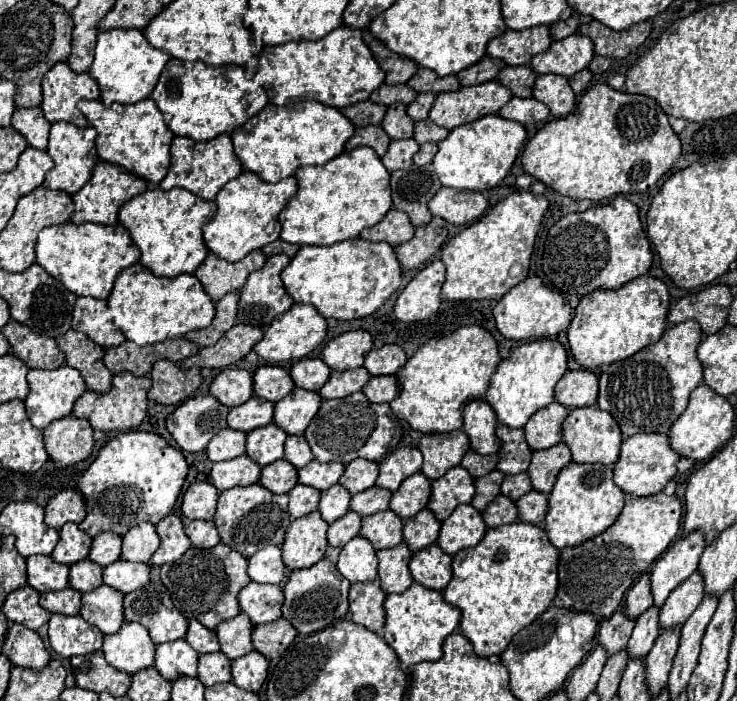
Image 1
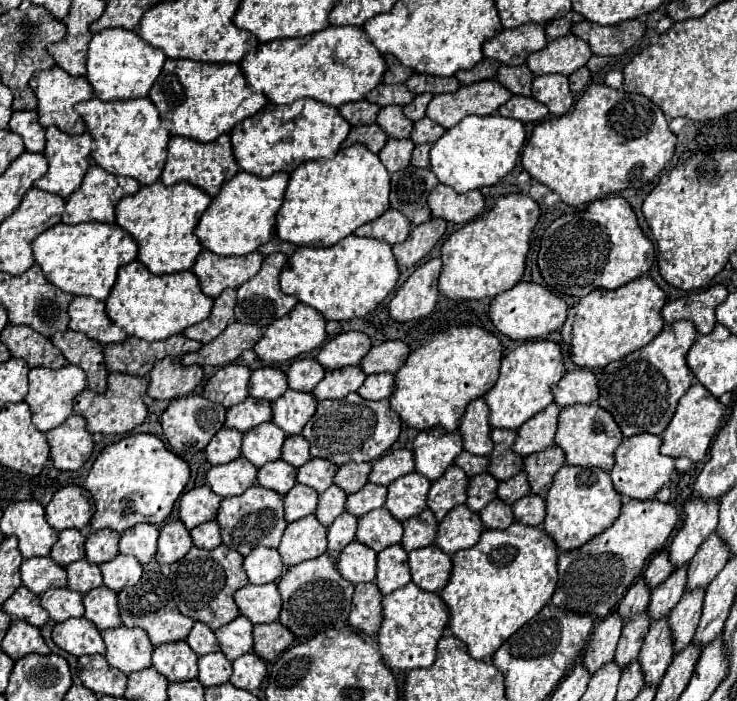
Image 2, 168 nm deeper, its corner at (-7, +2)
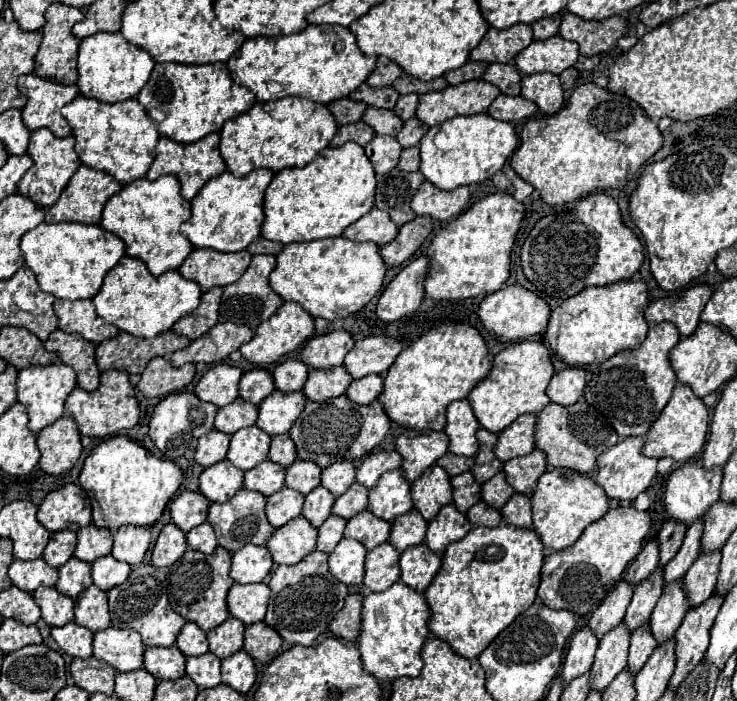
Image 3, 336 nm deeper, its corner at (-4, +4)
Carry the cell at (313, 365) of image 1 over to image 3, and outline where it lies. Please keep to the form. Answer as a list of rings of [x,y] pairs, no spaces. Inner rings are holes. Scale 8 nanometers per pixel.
[[[286,360],[274,370],[274,384],[280,392],[298,392],[302,390],[308,378],[308,366],[300,360]]]

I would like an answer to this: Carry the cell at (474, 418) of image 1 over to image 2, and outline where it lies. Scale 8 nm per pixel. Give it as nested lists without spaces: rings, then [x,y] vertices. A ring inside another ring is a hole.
[[[485,398],[469,402],[467,412],[461,418],[459,432],[463,434],[465,450],[479,456],[489,456],[493,452],[491,426],[489,426],[489,406]]]

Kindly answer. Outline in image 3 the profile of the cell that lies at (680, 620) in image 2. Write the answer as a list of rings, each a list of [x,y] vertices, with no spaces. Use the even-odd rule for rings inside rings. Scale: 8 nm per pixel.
[[[720,550],[712,554],[700,554],[696,562],[690,566],[688,574],[684,576],[684,590],[690,600],[690,606],[698,606],[706,602],[714,588],[720,568]]]

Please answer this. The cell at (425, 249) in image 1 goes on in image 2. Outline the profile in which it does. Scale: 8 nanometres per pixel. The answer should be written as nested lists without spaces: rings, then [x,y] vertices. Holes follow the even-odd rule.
[[[431,218],[429,222],[415,226],[405,242],[393,246],[397,264],[399,266],[419,264],[433,250],[433,246],[443,238],[445,230],[447,230],[447,222],[443,218]]]

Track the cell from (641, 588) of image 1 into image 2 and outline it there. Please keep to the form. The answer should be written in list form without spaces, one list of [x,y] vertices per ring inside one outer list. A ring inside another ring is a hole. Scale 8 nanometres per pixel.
[[[663,550],[651,558],[651,562],[643,574],[643,580],[653,590],[653,588],[661,586],[669,578],[669,574],[671,574],[671,564],[667,560],[667,550]]]

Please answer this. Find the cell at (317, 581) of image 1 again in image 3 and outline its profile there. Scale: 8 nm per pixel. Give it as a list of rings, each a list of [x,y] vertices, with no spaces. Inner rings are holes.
[[[314,550],[302,562],[294,566],[278,566],[270,574],[268,588],[272,598],[268,602],[268,612],[264,622],[272,626],[282,640],[300,646],[312,646],[316,638],[328,630],[332,614],[340,612],[344,598],[348,596],[348,586],[338,582],[328,570],[328,554]]]

